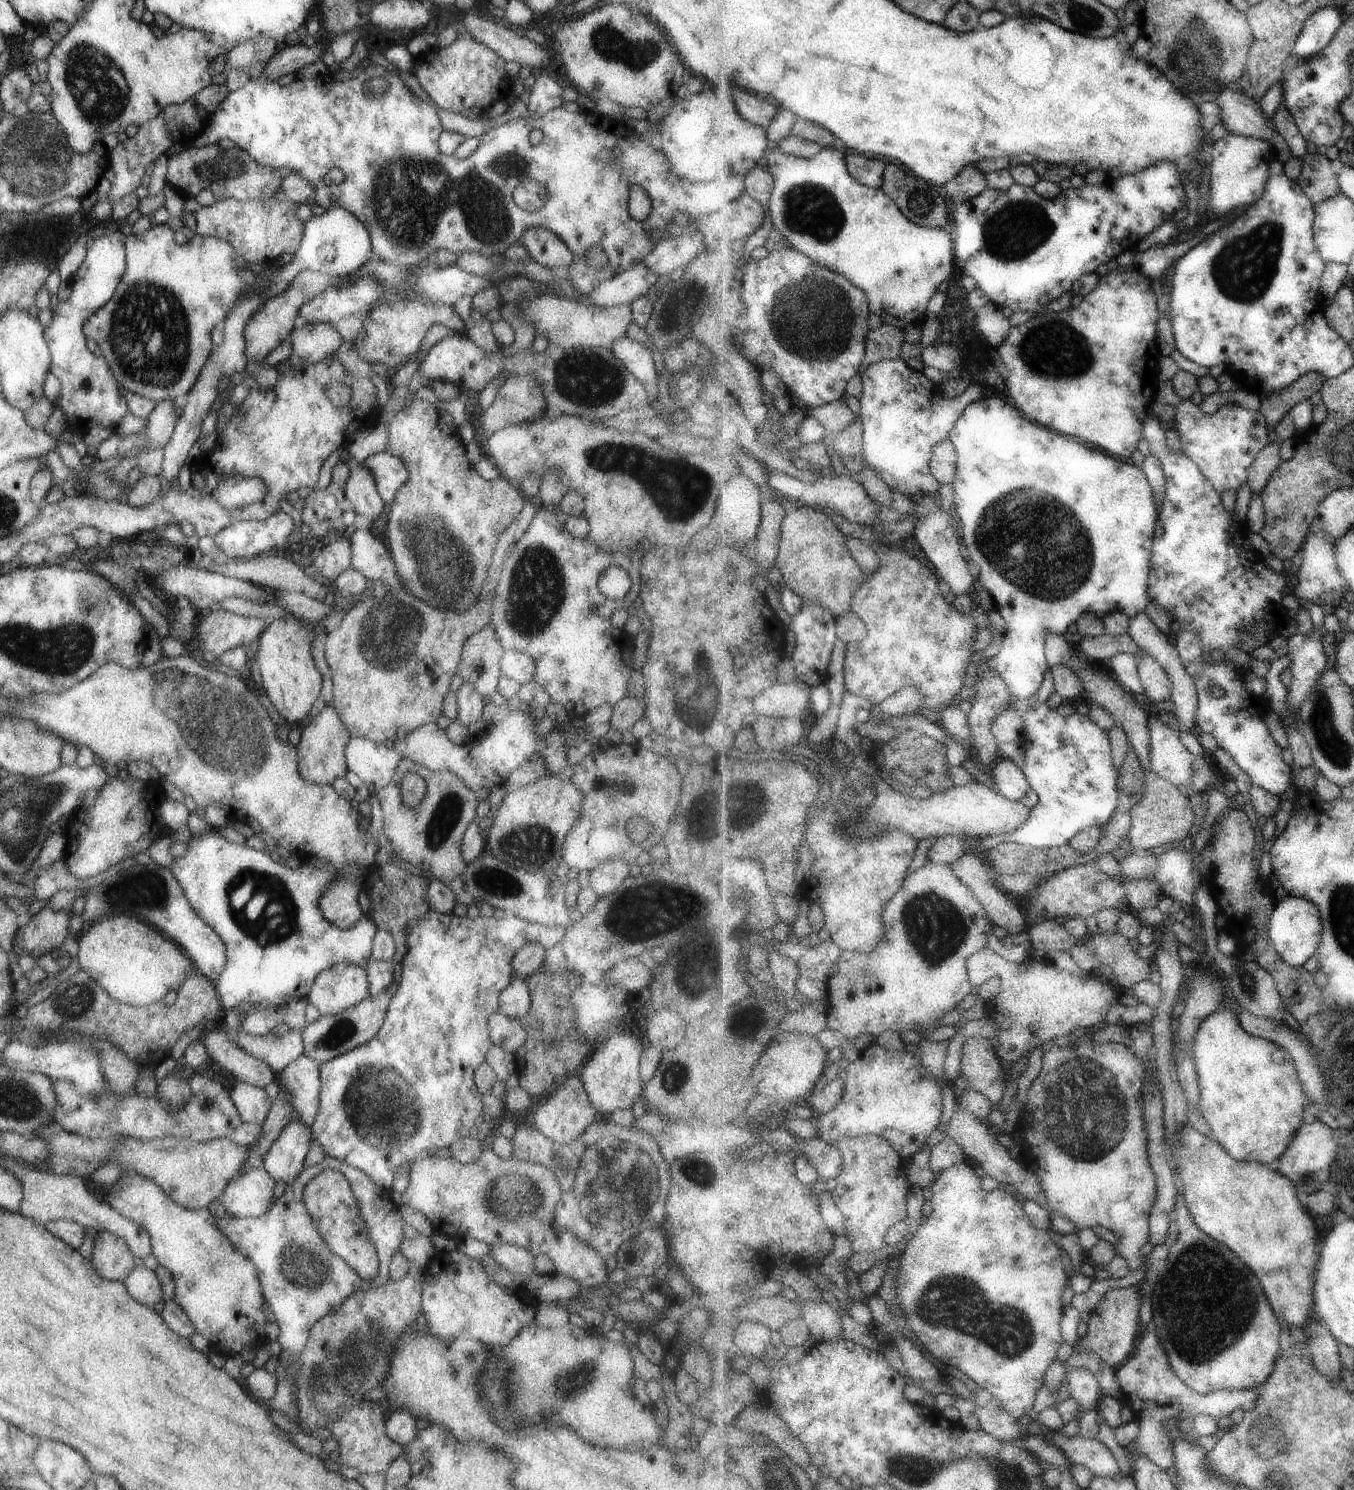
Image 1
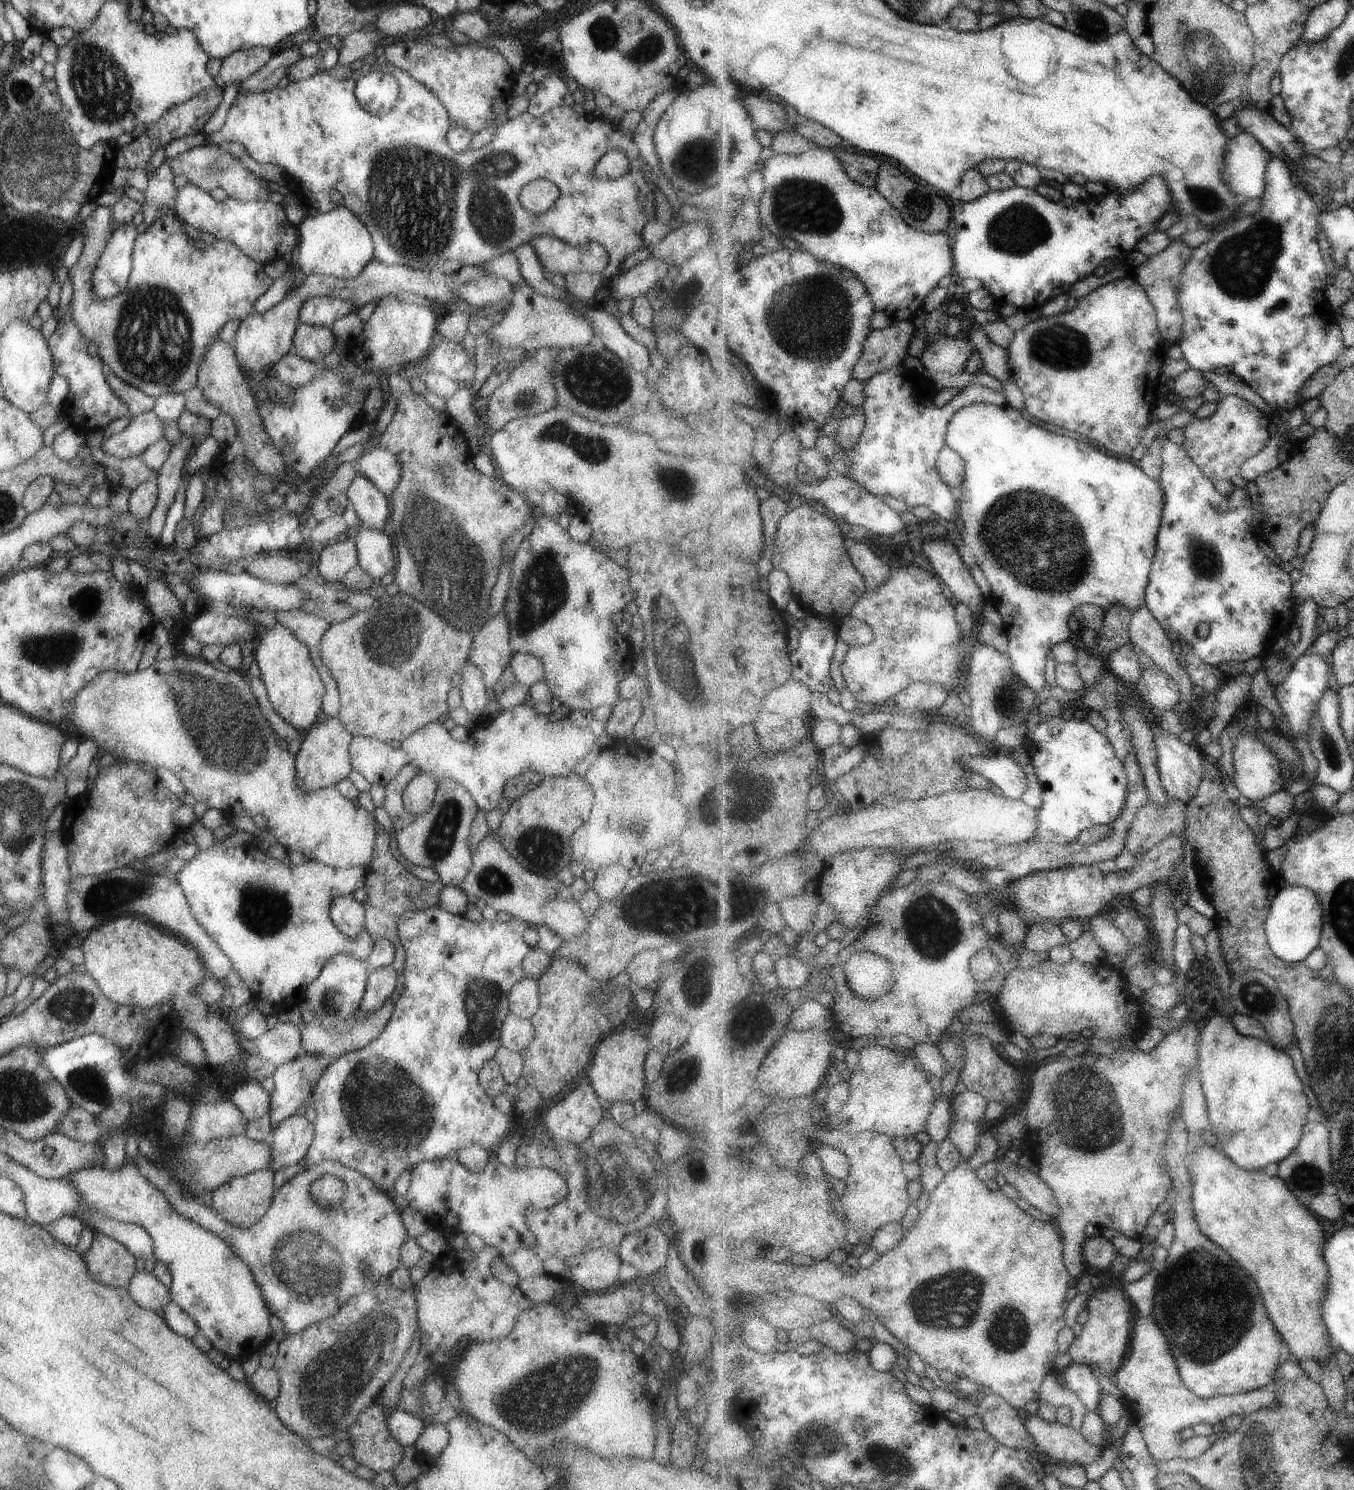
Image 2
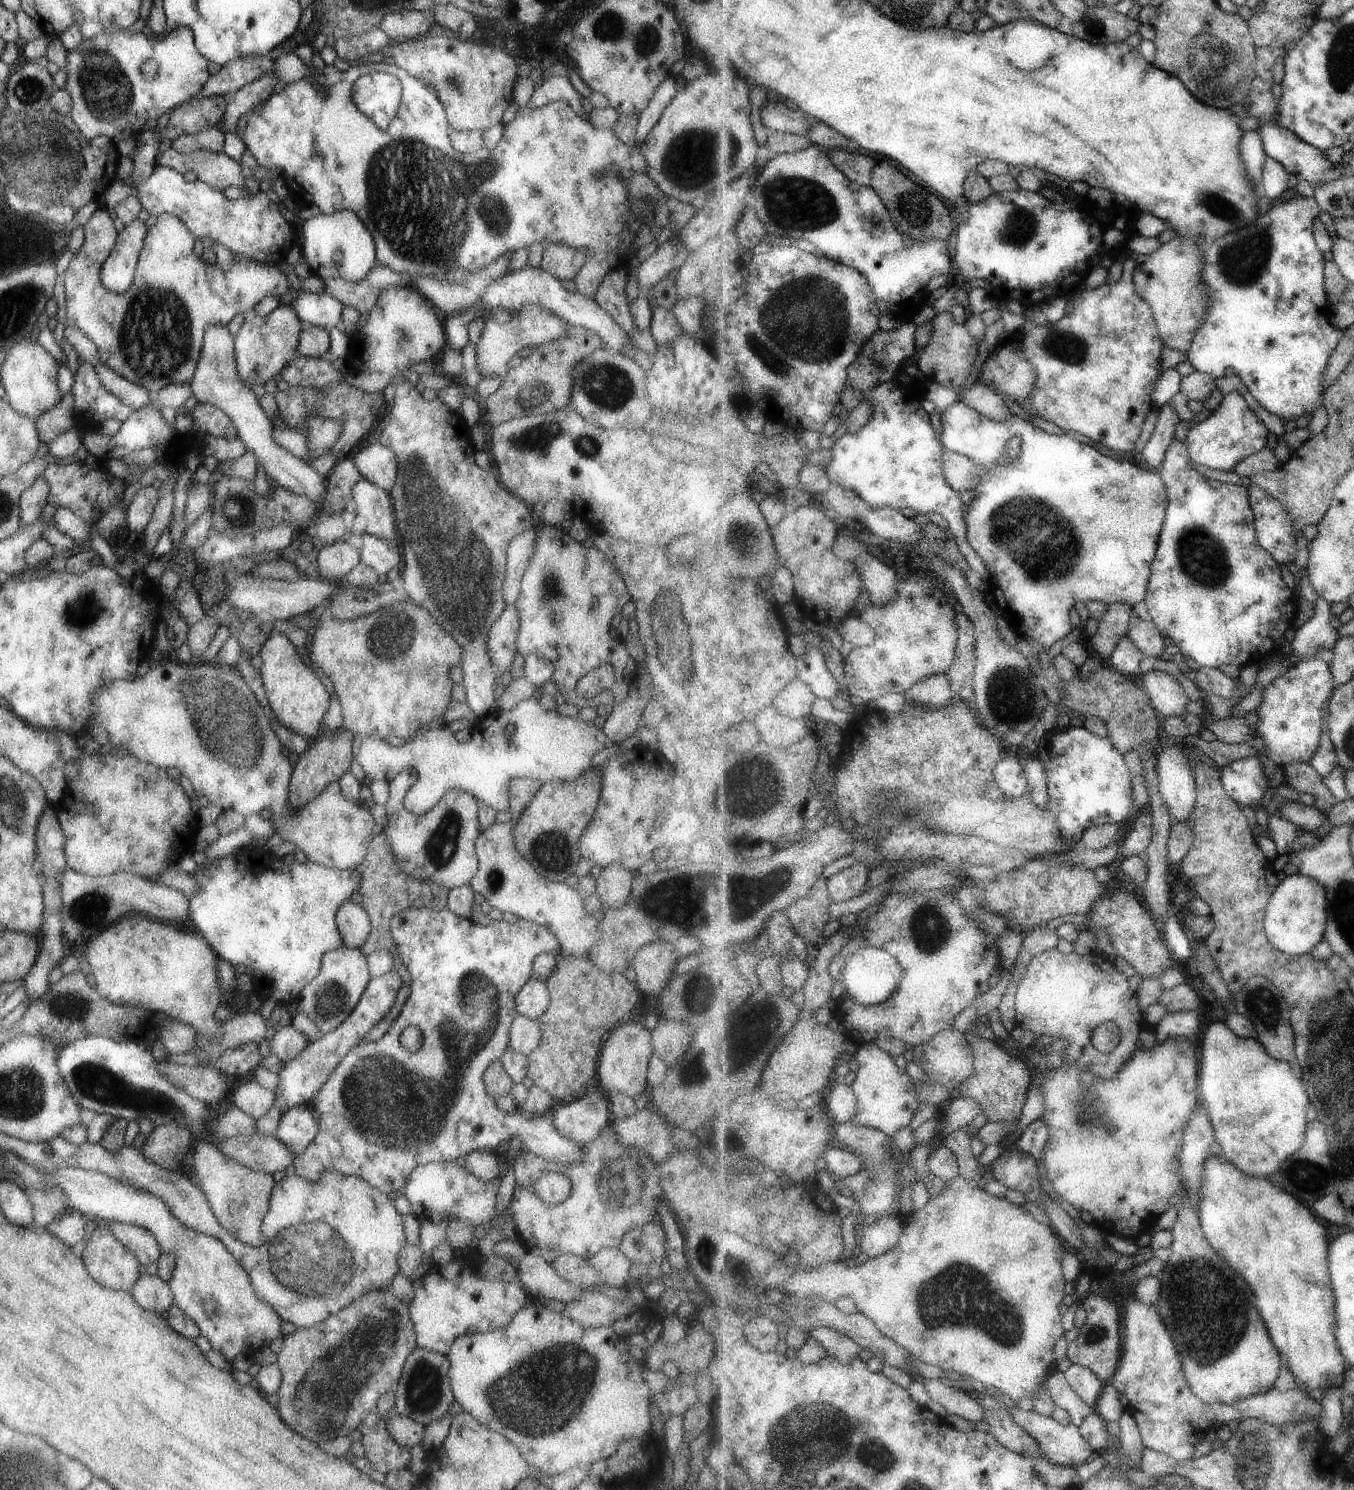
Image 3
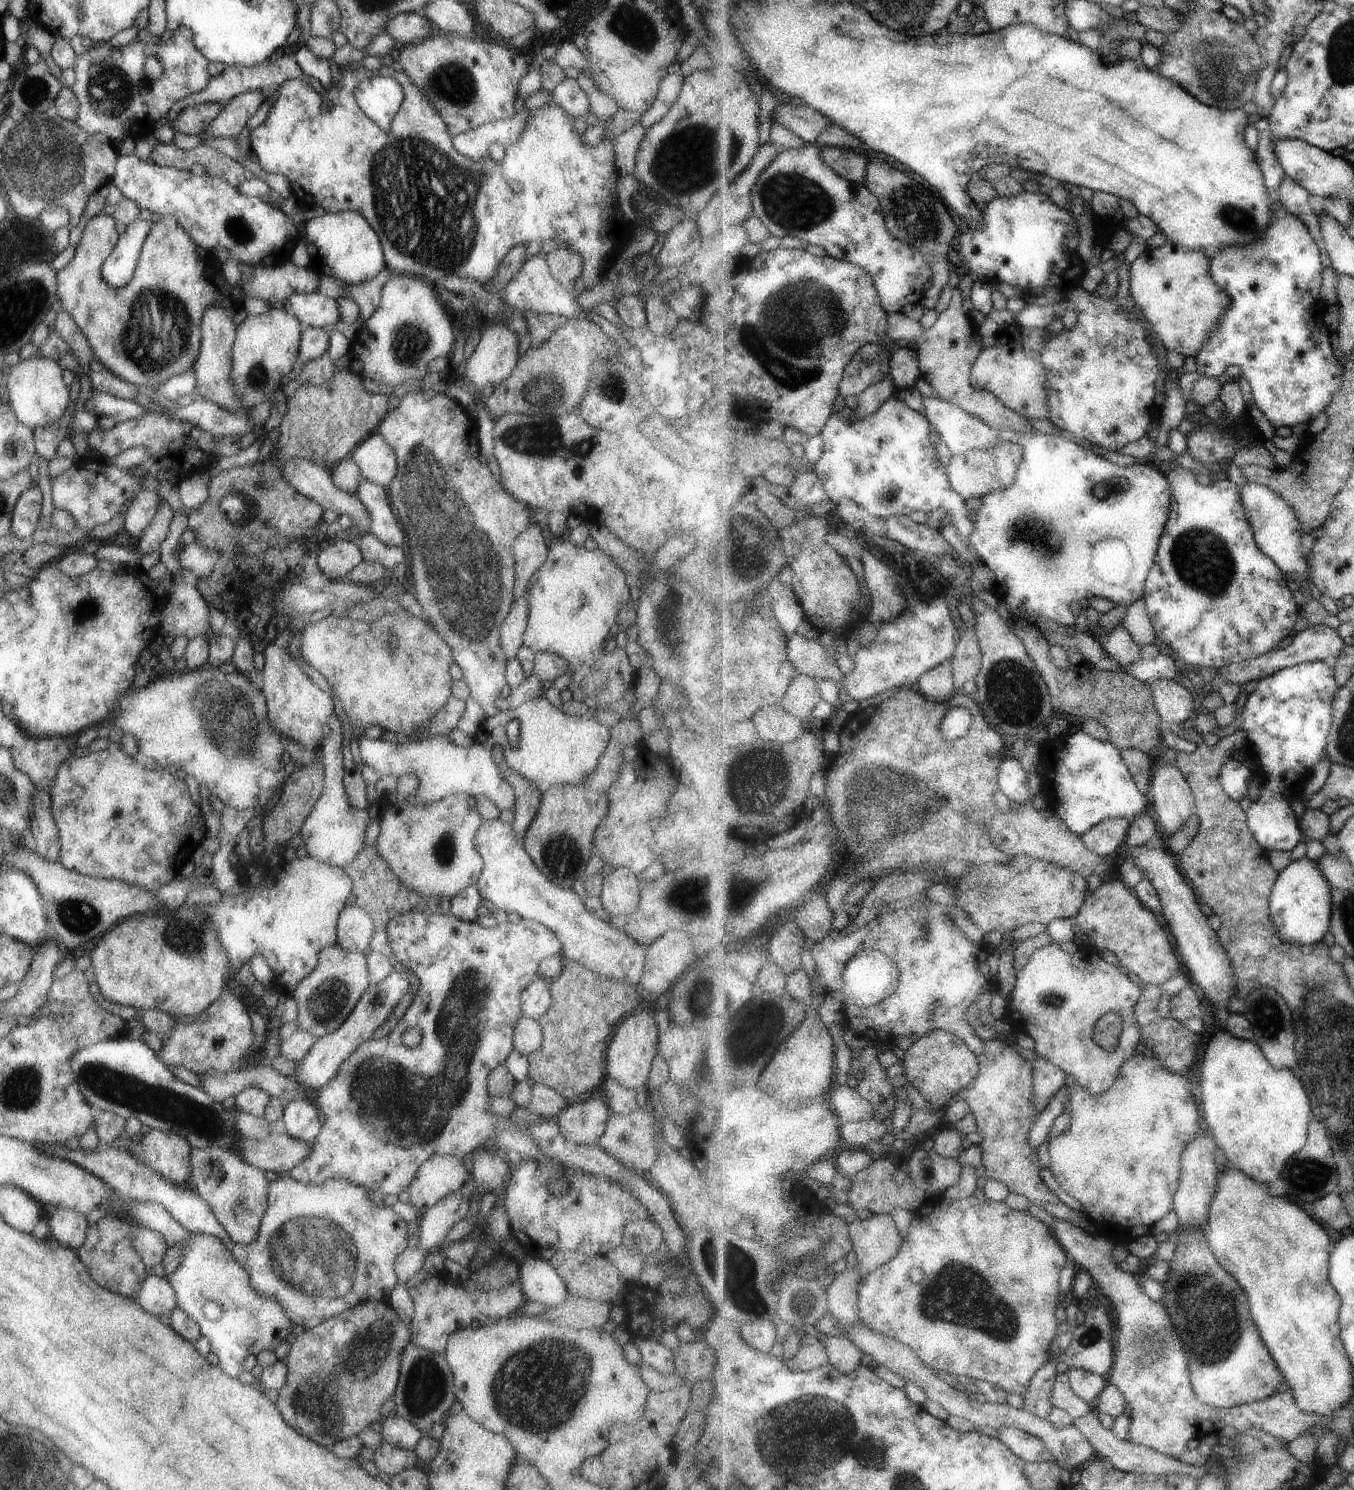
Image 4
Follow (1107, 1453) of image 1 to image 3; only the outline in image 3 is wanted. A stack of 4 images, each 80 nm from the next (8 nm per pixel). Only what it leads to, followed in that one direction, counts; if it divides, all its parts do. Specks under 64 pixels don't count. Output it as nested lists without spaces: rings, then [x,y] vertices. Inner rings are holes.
[[[1015,1406],[1010,1414],[1015,1424],[1031,1434],[1055,1464],[1076,1468],[1096,1455],[1077,1425],[1064,1425],[1035,1410],[1024,1411]]]

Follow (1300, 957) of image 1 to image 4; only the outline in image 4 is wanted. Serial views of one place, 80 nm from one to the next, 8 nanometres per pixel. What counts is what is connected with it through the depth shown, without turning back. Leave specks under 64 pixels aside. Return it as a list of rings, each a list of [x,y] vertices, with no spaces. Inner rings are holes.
[[[1308,856],[1291,861],[1279,875],[1270,896],[1270,911],[1276,933],[1288,943],[1301,946],[1319,942],[1330,932],[1332,919],[1332,886],[1319,863]]]

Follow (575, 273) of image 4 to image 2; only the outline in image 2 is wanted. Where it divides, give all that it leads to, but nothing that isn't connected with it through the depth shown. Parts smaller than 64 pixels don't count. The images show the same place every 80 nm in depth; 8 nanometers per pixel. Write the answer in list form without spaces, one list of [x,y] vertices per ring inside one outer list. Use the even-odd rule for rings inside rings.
[[[541,235],[531,239],[529,244],[545,274],[564,276],[568,272],[598,272],[607,262],[607,253],[597,243],[574,247],[555,237]]]

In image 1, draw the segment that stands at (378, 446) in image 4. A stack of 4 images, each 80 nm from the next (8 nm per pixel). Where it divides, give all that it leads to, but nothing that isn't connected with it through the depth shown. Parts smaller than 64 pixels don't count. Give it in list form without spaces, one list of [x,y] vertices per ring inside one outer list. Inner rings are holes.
[[[379,451],[367,456],[362,464],[372,474],[375,495],[388,505],[406,481],[407,473],[403,462],[387,451]]]

